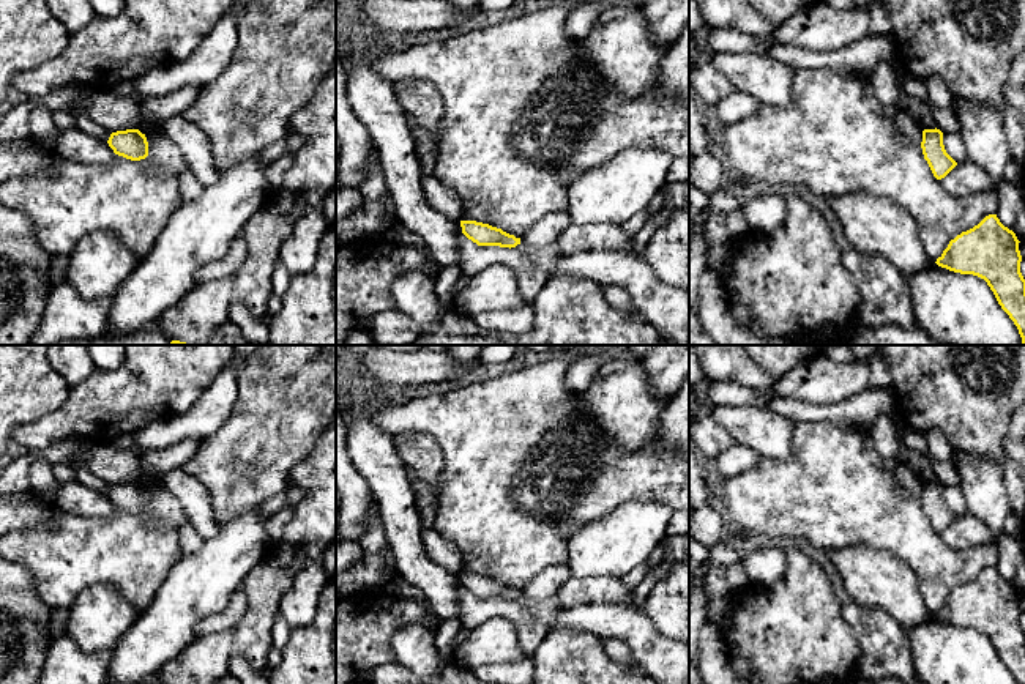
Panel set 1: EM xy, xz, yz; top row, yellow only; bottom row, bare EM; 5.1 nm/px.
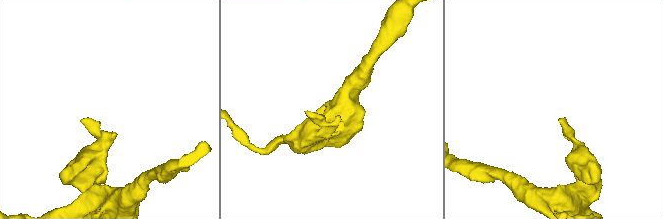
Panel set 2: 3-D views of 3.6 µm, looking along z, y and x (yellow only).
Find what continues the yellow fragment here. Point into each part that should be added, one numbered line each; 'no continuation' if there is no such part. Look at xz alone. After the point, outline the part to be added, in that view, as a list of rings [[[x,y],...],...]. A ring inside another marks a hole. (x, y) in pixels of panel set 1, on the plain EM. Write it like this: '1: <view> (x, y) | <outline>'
no continuation

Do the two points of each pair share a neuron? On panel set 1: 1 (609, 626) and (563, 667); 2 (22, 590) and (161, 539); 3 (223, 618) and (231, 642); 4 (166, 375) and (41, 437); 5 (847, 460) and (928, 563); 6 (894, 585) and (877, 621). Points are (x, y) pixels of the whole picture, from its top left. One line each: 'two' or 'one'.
1: two
2: two
3: two
4: one
5: one
6: two

